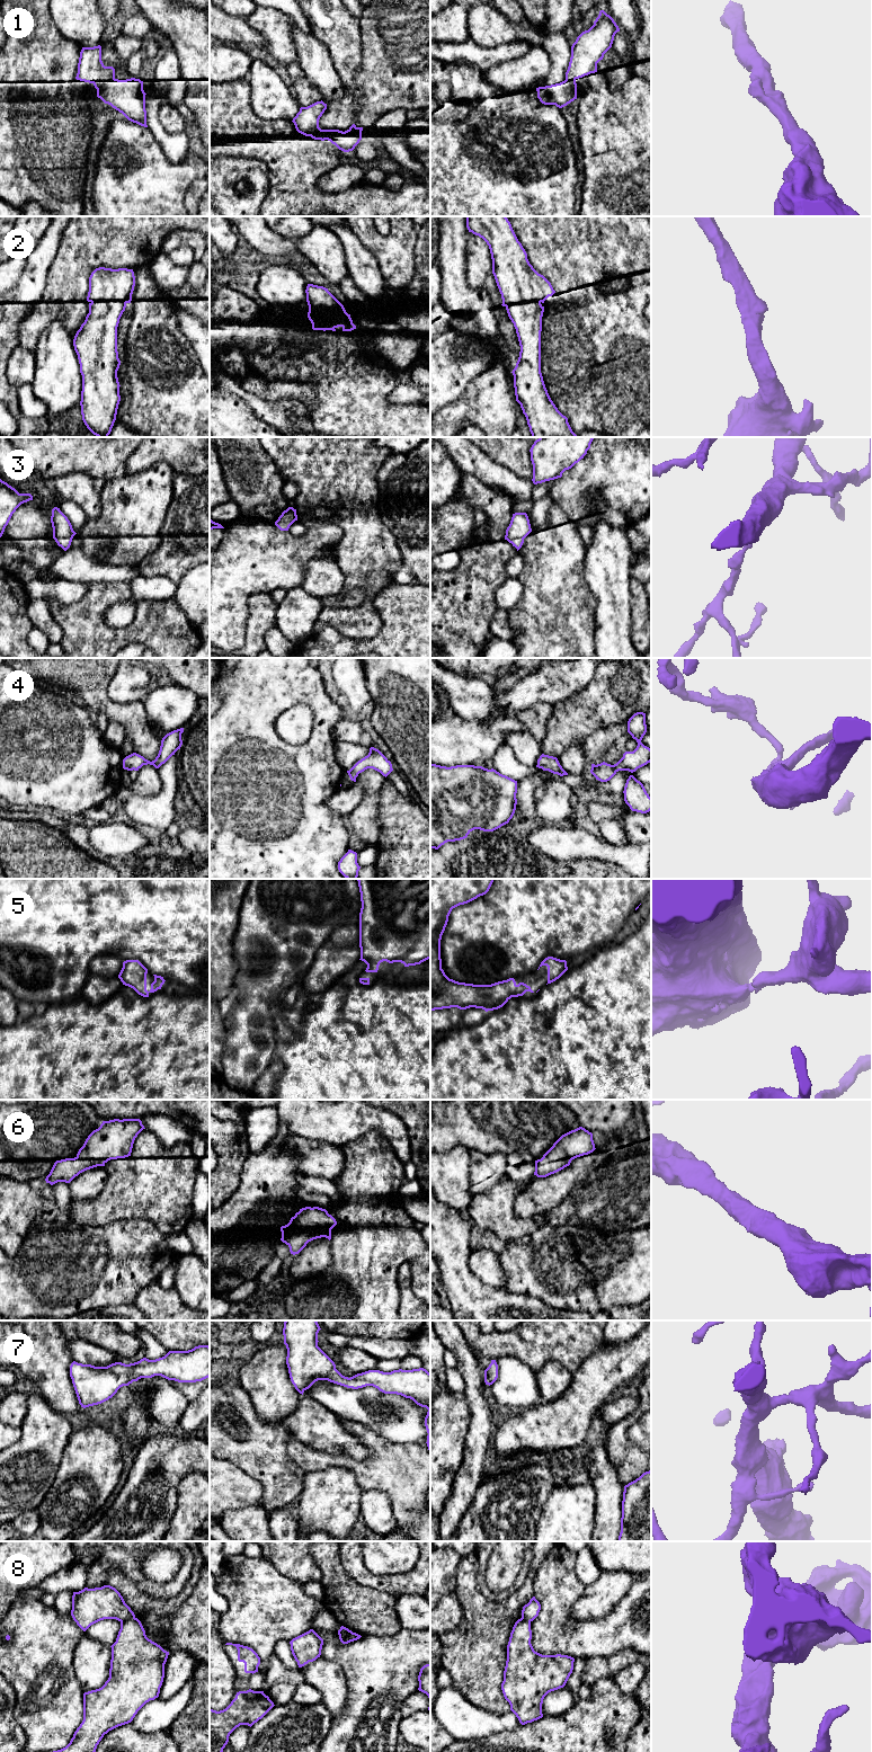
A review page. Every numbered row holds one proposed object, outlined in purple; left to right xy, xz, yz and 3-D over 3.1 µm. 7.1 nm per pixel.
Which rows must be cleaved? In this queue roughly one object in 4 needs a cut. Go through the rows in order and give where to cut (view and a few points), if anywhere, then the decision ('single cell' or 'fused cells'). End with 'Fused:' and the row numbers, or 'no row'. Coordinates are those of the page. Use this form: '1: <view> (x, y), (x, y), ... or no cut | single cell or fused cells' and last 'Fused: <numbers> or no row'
1: no cut | single cell
2: no cut | single cell
3: no cut | single cell
4: no cut | single cell
5: no cut | single cell
6: no cut | single cell
7: no cut | single cell
8: xy (134, 1617), (121, 1622) | fused cells
Fused: 8

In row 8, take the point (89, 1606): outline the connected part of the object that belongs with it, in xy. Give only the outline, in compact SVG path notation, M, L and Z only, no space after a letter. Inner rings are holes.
M110 1585L84 1588L73 1592L71 1616L83 1631L104 1619L116 1619L122 1622L135 1618L121 1593Z

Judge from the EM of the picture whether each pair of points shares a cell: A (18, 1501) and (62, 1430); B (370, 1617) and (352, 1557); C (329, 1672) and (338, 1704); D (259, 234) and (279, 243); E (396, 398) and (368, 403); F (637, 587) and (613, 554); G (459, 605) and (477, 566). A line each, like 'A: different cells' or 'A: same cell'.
A: same cell
B: different cells
C: same cell
D: same cell
E: different cells
F: different cells
G: same cell

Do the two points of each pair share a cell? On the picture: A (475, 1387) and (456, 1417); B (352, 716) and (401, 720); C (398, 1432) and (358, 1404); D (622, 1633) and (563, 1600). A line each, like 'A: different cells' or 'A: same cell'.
A: different cells
B: different cells
C: same cell
D: same cell

